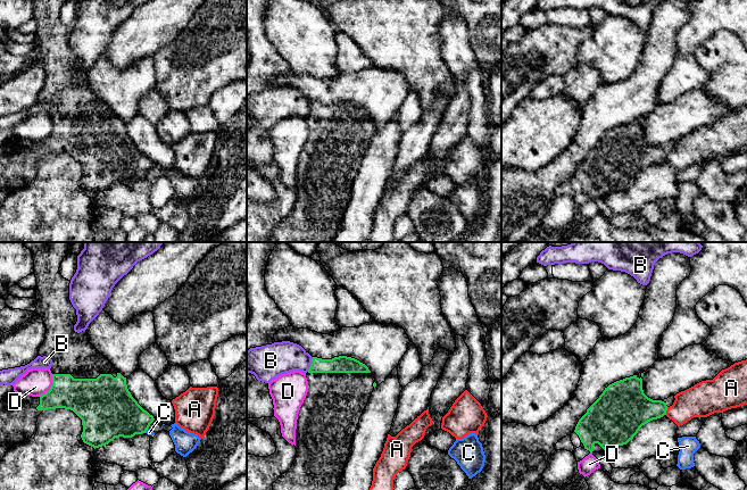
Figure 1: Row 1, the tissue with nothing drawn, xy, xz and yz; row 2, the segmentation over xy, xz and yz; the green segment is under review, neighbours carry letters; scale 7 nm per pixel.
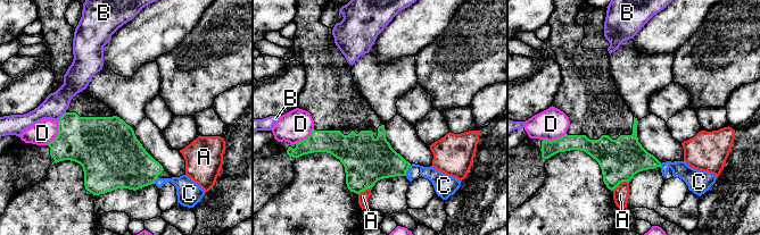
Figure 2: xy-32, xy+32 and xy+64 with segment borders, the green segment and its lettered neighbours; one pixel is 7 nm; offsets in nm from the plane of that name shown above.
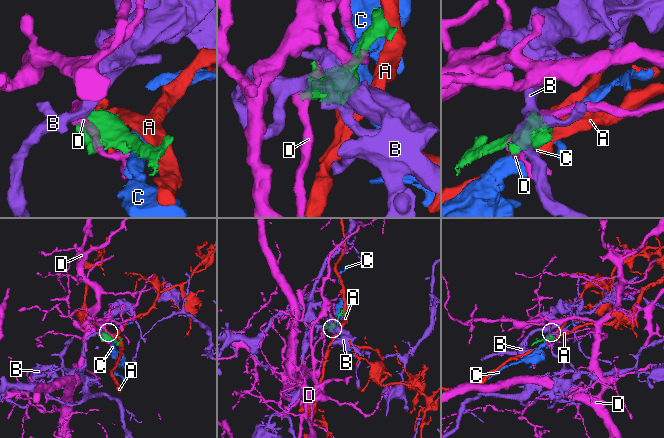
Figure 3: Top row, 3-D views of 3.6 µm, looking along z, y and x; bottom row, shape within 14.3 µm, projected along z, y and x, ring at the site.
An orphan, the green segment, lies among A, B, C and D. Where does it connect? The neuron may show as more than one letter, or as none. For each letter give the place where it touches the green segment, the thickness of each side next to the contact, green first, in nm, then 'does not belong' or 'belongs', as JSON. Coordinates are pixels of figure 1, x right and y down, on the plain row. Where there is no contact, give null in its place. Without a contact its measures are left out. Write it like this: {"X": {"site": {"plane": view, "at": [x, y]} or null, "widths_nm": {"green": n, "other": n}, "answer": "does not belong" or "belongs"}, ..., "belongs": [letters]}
{"A": {"site": {"plane": "yz", "at": [666, 155]}, "widths_nm": {"green": 280, "other": 240}, "answer": "does not belong"}, "B": {"site": {"plane": "xz", "at": [310, 109]}, "widths_nm": {"green": 130, "other": 220}, "answer": "does not belong"}, "C": {"site": {"plane": "xy", "at": [147, 174]}, "widths_nm": {"green": 320, "other": 50}, "answer": "does not belong"}, "D": {"site": {"plane": "xy", "at": [51, 132]}, "widths_nm": {"green": 260, "other": 200}, "answer": "does not belong"}, "belongs": []}

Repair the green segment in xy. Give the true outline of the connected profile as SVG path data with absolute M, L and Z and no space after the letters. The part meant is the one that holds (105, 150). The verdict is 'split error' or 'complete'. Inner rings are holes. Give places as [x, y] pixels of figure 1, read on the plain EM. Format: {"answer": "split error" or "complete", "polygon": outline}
{"answer": "split error", "polygon": "M33 0L36 23L35 58L47 72L44 88L38 101L52 105L52 131L40 142L10 139L0 147L0 207L14 191L31 183L36 176L38 161L48 155L65 153L73 156L81 165L84 189L96 193L108 190L115 183L132 183L146 178L153 161L144 156L132 142L124 123L111 108L88 85L86 75L74 76L77 67L76 55L69 45L69 28L59 17L67 0Z"}

